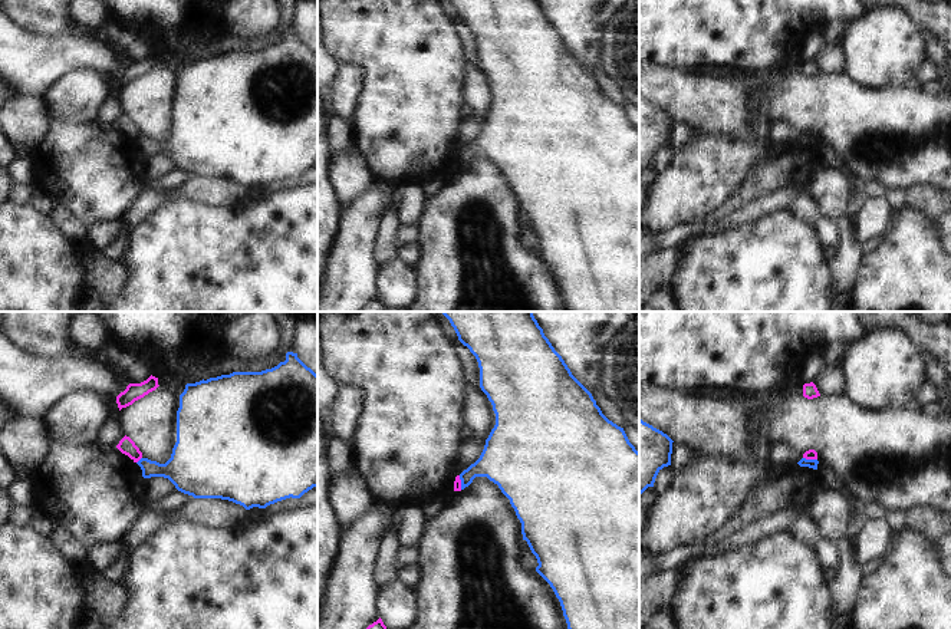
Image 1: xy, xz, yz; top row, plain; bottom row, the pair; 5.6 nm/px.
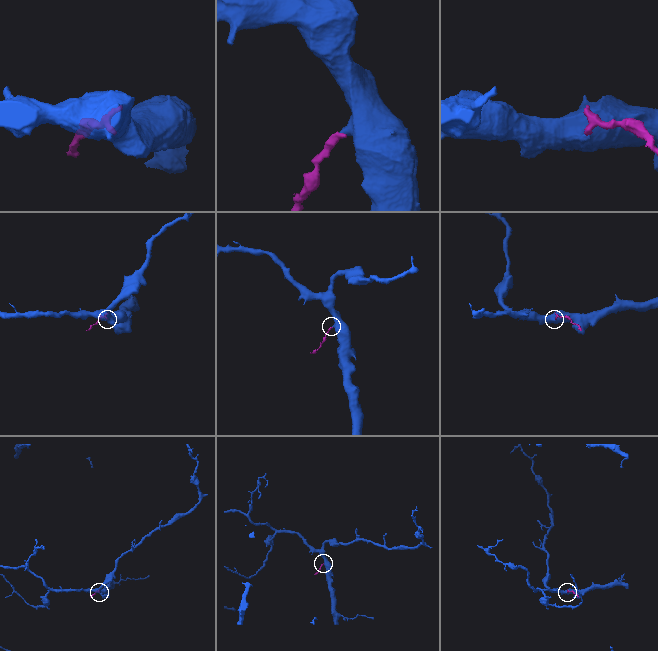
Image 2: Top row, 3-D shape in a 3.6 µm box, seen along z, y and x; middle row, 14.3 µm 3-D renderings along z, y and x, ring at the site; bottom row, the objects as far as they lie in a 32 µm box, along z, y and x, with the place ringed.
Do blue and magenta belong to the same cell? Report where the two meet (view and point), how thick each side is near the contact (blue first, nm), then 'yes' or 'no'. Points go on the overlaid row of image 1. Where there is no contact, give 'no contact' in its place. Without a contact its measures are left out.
contact xy (140, 460); calibres 190 and 90 nm; no

